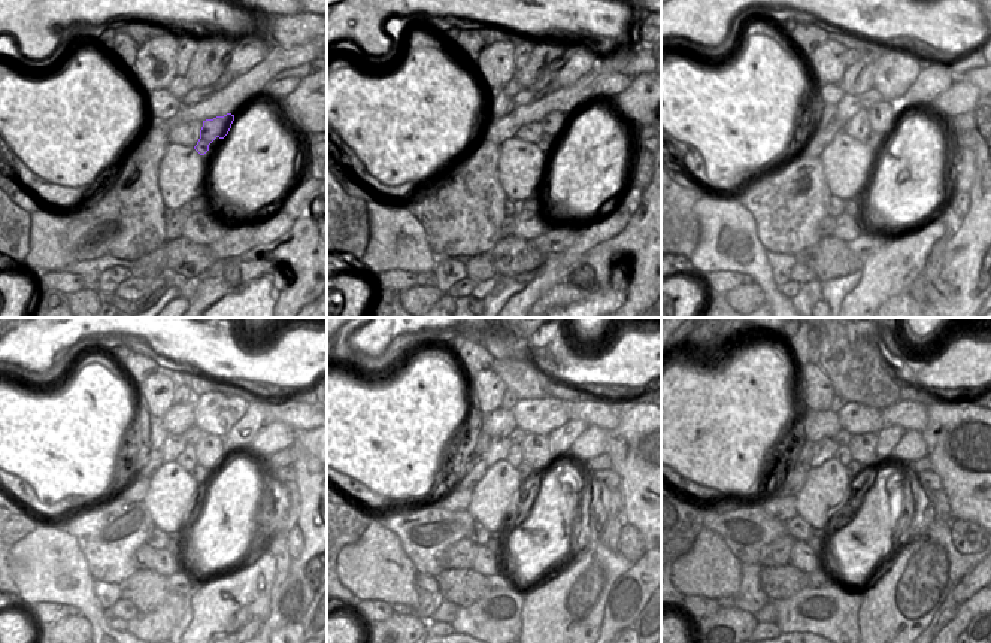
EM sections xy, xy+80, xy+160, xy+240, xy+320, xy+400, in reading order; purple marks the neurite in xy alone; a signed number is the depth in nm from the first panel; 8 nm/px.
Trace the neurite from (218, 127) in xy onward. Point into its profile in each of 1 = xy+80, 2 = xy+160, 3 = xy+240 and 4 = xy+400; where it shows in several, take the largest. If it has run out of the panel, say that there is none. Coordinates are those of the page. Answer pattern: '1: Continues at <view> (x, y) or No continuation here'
1: Continues at xy+80 (552, 124)
2: Continues at xy+160 (882, 117)
3: Continues at xy+240 (211, 449)
4: Continues at xy+400 (861, 446)

